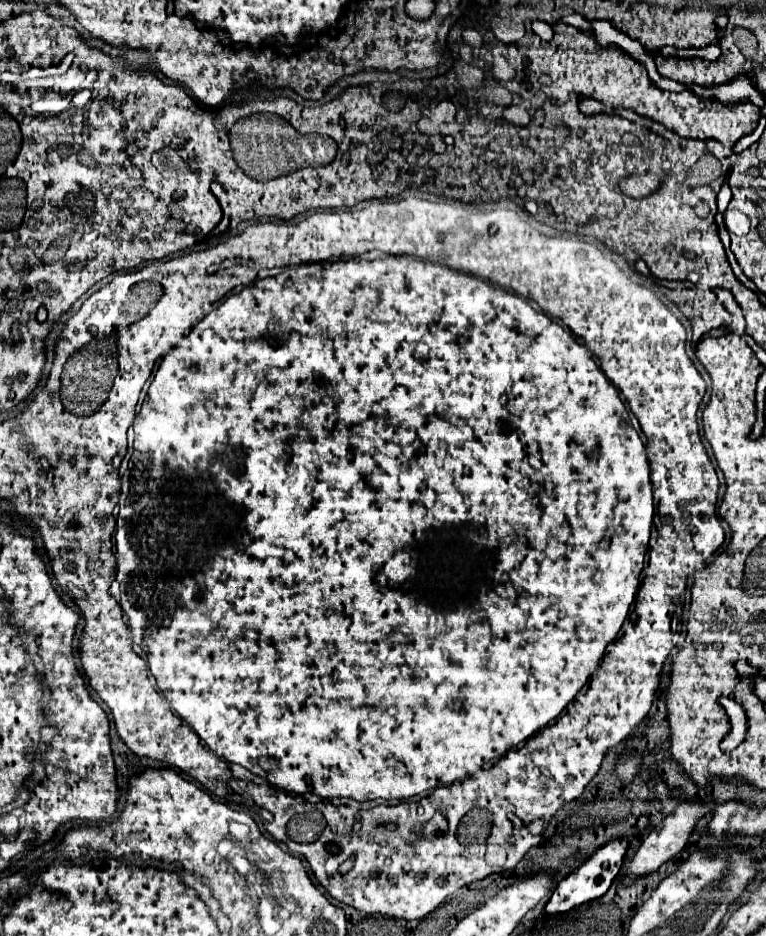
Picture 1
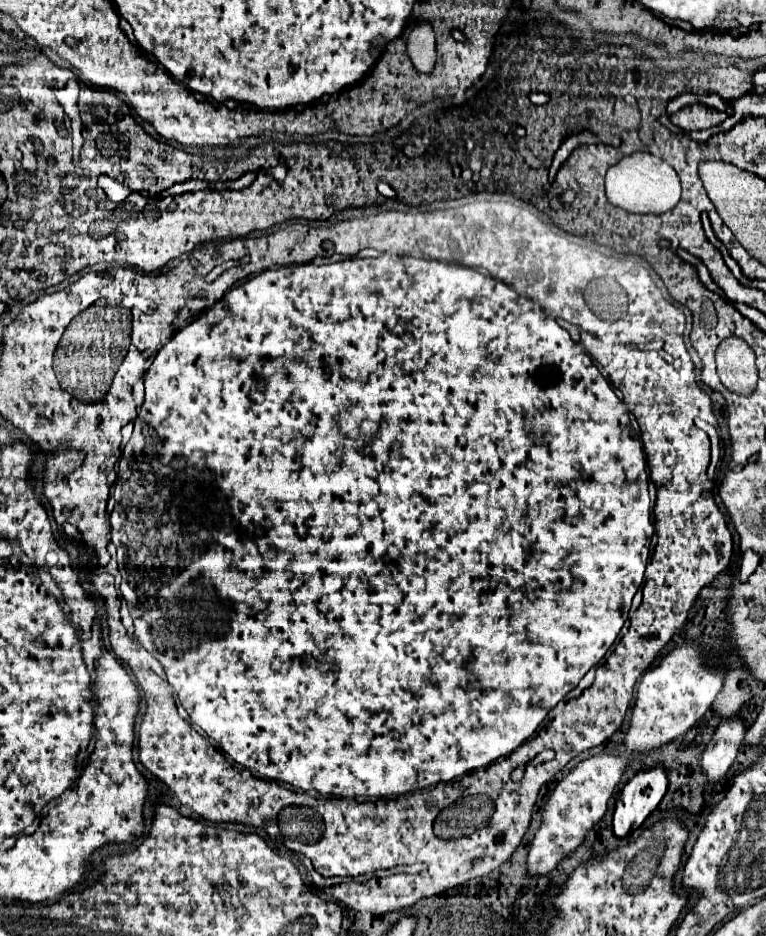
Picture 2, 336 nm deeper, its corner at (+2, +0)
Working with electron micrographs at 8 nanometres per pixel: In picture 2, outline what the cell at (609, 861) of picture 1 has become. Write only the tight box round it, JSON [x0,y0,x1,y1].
[612,766,668,838]

